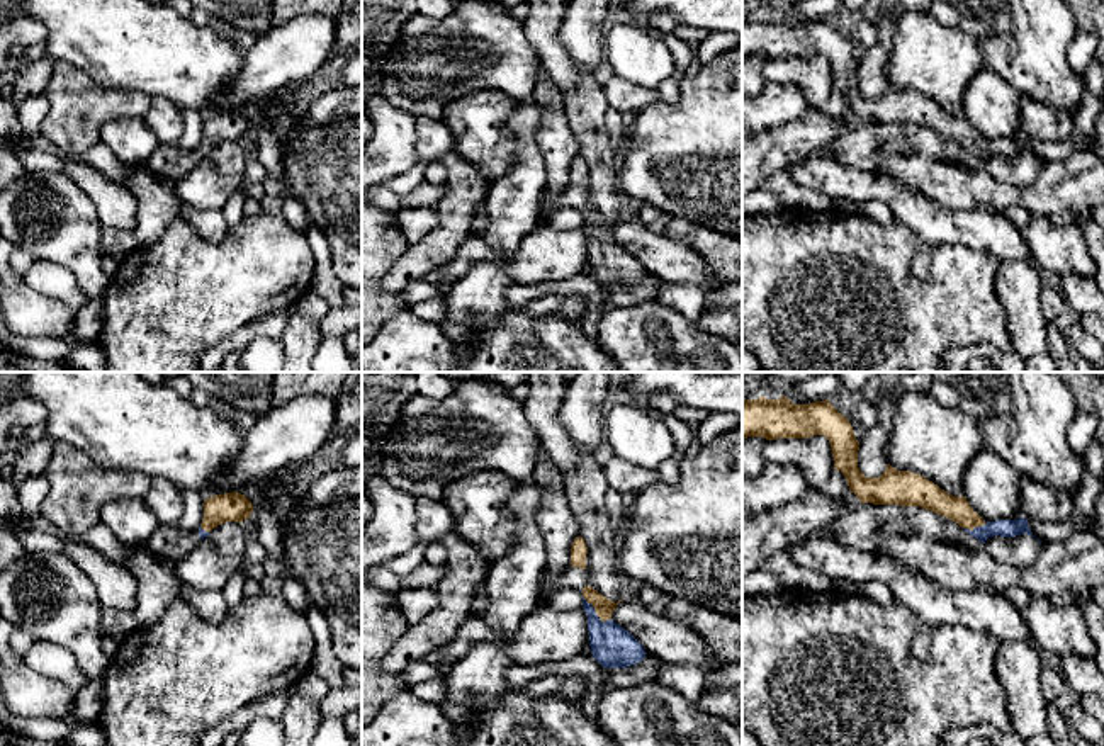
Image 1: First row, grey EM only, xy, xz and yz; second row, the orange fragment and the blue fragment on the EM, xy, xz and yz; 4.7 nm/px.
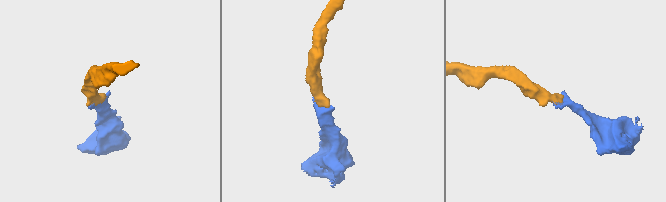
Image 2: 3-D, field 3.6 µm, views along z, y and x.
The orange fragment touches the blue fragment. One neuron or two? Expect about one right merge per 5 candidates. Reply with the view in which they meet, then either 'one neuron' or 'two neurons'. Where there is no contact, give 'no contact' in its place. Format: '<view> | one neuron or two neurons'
xz | one neuron

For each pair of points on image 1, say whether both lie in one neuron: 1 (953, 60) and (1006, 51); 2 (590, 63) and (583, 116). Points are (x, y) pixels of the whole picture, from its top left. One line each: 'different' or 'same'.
1: different
2: different

